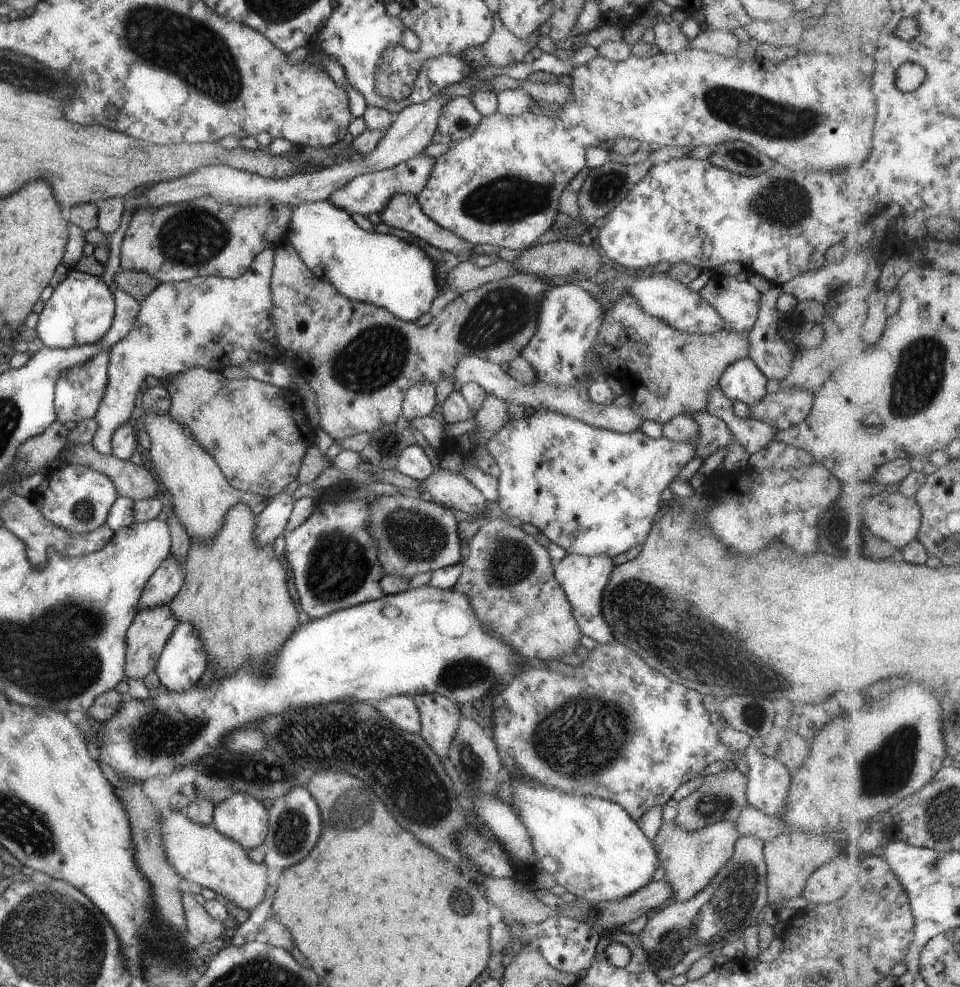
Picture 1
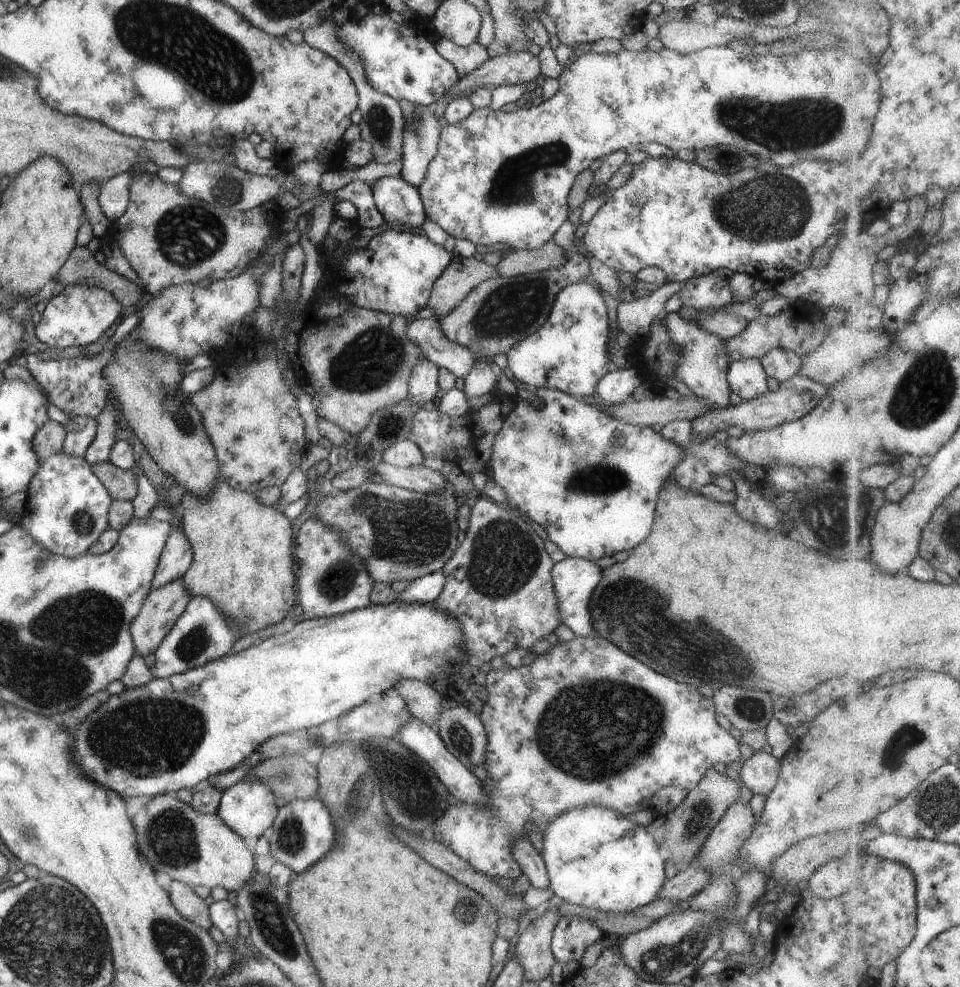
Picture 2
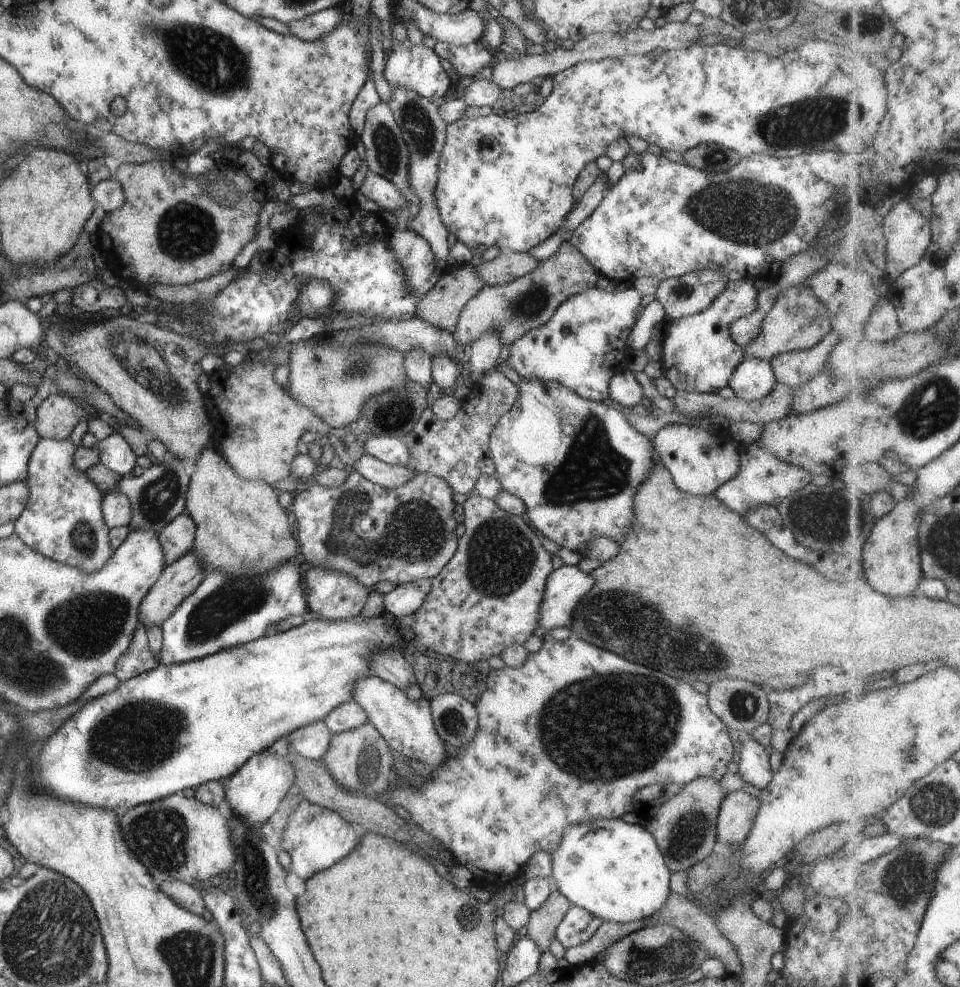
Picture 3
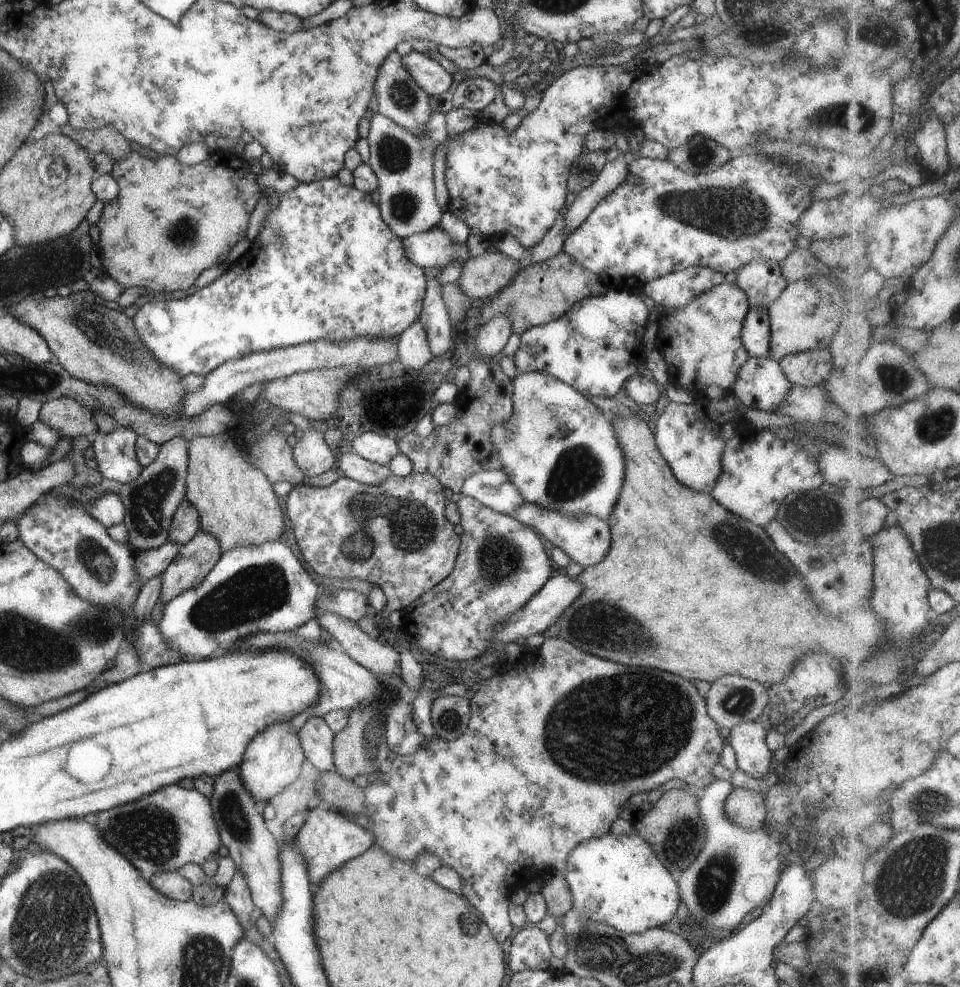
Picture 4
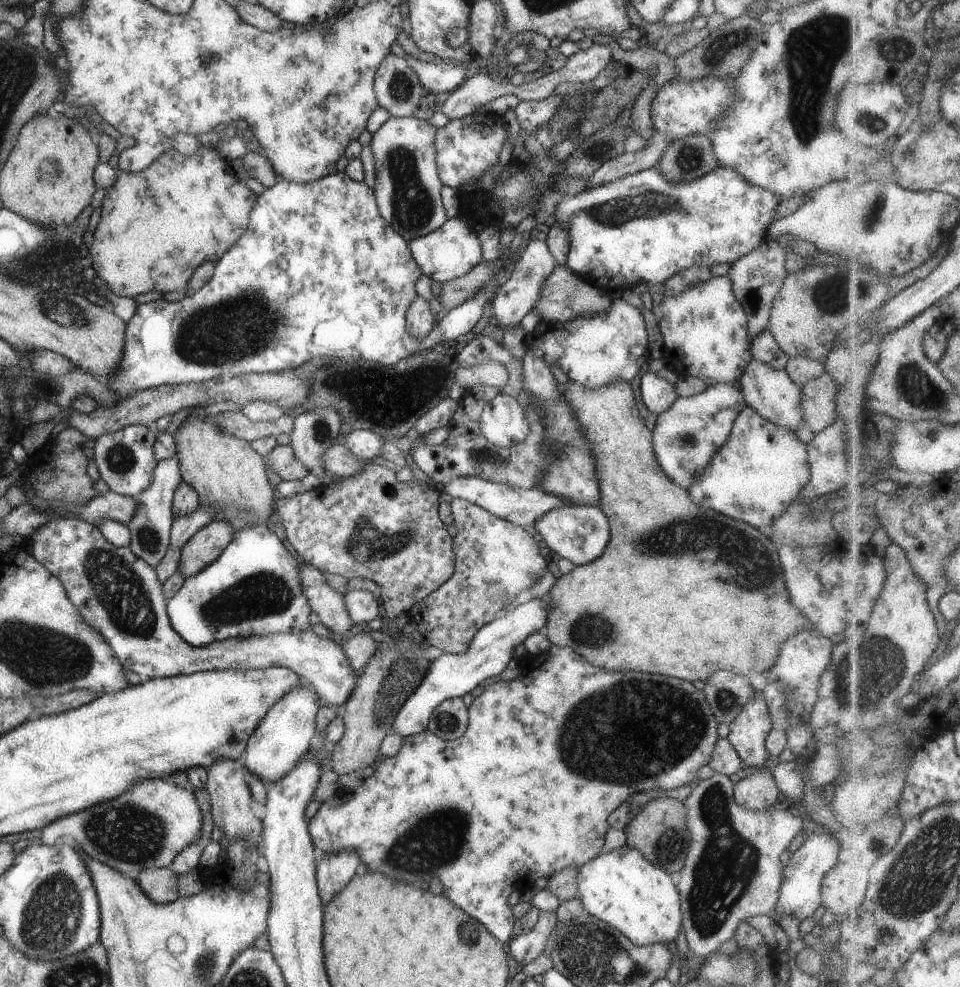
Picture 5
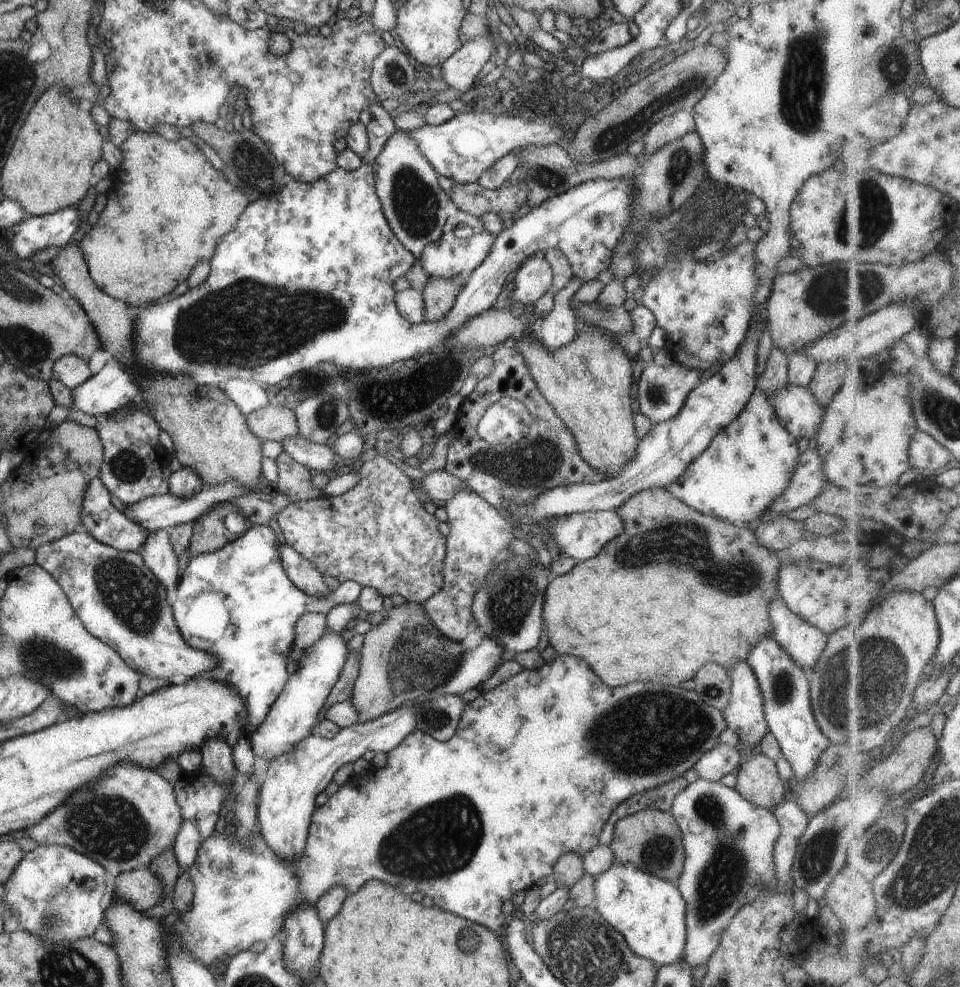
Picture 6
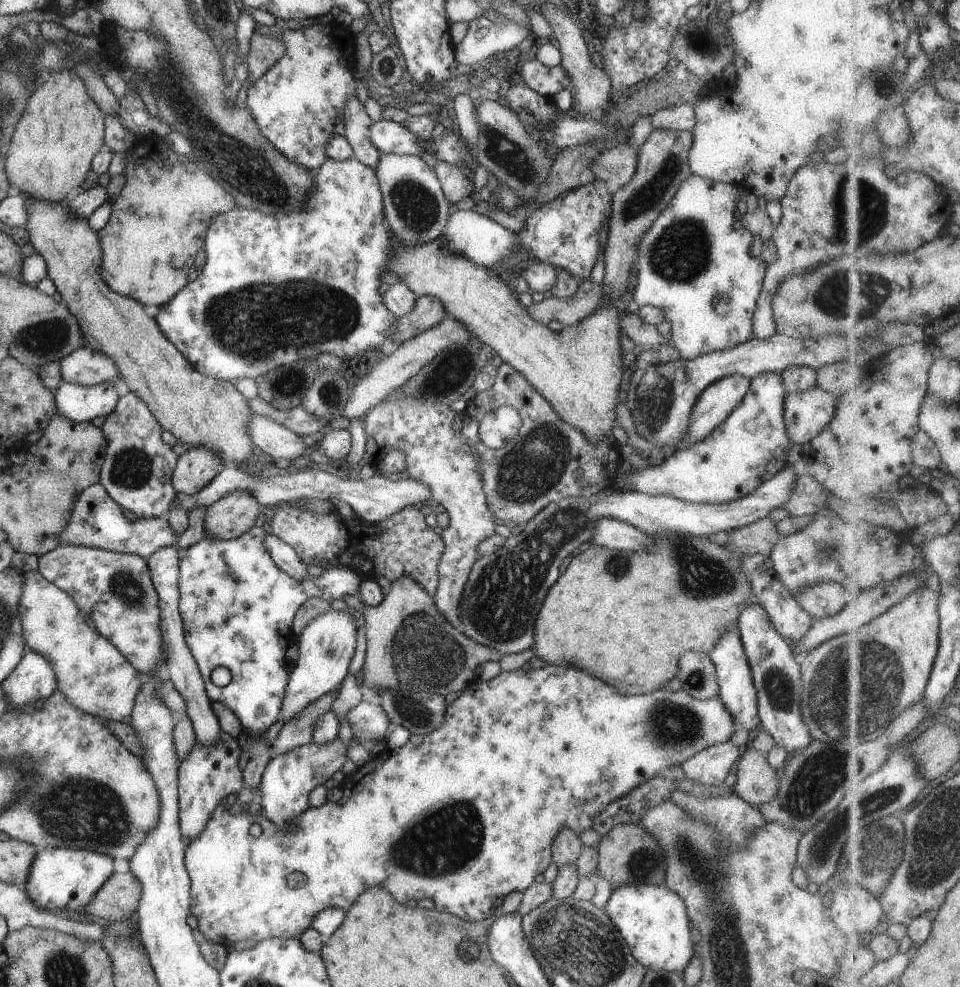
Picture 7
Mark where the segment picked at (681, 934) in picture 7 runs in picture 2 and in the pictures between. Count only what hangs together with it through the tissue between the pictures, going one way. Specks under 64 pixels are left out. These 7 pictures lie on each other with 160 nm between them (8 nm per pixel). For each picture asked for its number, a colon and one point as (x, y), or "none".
2: (596, 858)
3: (612, 869)
4: (617, 880)
5: (619, 888)
6: (648, 912)

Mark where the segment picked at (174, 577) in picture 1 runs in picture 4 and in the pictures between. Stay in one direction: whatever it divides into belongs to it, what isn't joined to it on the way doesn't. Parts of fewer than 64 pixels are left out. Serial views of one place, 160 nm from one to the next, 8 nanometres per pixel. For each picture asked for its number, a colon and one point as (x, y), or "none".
2: (175, 557)
3: (176, 538)
4: (184, 523)

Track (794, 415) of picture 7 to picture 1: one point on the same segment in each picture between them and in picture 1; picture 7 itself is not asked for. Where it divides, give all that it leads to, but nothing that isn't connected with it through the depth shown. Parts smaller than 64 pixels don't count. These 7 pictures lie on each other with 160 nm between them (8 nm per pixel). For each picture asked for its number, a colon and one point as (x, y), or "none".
1: (741, 381)
2: (746, 379)
3: (751, 379)
4: (759, 383)
5: (771, 393)
6: (796, 409)

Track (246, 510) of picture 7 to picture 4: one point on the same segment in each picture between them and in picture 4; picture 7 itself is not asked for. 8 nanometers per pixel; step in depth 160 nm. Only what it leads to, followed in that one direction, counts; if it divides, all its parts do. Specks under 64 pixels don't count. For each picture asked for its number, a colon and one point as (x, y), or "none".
4: (194, 558)
5: (208, 542)
6: (208, 534)

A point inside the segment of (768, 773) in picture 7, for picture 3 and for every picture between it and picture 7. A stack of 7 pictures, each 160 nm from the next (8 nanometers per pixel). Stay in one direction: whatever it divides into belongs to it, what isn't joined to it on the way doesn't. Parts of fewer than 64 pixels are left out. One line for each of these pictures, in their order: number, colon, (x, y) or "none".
3: (737, 810)
4: (744, 808)
5: (756, 790)
6: (757, 780)

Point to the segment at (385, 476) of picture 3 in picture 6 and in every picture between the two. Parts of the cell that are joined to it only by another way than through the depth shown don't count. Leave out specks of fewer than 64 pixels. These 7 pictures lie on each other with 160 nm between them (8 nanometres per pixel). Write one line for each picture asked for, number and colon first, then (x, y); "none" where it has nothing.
4: (351, 465)
5: (338, 462)
6: (317, 458)

